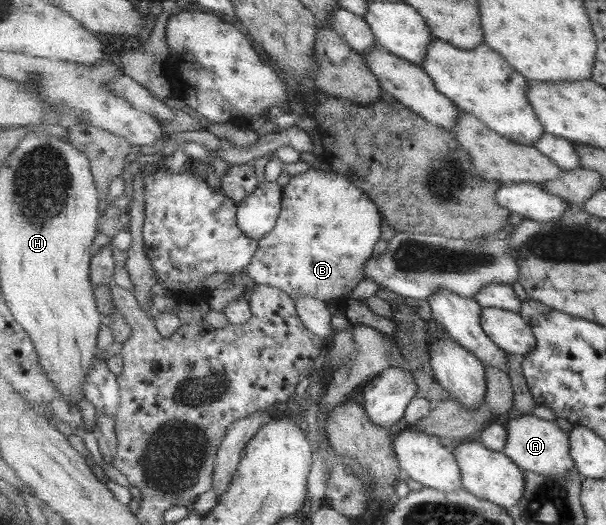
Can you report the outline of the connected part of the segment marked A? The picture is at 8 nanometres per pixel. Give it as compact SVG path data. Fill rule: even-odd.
M531 415L511 418L506 423L509 437L507 447L502 451L523 470L537 474L568 476L576 463L571 457L570 434L565 433L553 420L545 420Z

